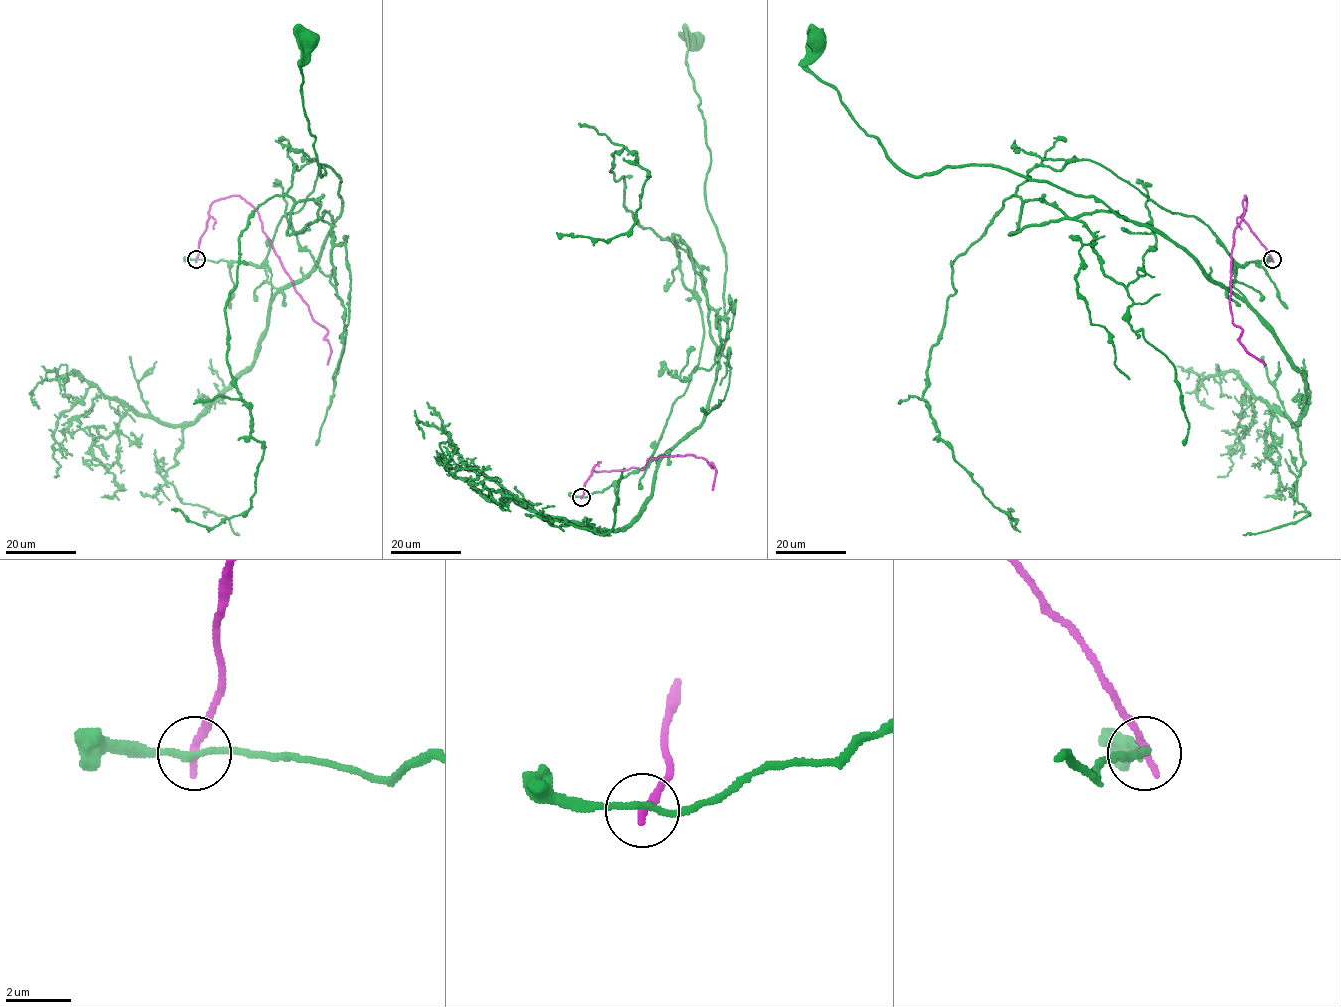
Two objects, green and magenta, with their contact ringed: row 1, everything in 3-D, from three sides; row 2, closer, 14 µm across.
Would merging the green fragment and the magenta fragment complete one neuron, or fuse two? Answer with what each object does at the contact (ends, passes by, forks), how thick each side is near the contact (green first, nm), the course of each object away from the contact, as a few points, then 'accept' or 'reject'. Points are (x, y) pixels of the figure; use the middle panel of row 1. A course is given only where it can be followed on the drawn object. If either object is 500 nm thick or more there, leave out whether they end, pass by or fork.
green passes by; magenta ends there; 200 nm thick on the green side, 280 nm on the other; green runs (581, 497), (684, 440), (701, 423), (718, 372), (726, 254), (705, 197), (710, 151), (683, 28), (694, 43); magenta runs (581, 497), (594, 467), (595, 471), (643, 468), (651, 458), (692, 454), (714, 467), (713, 490); reject

